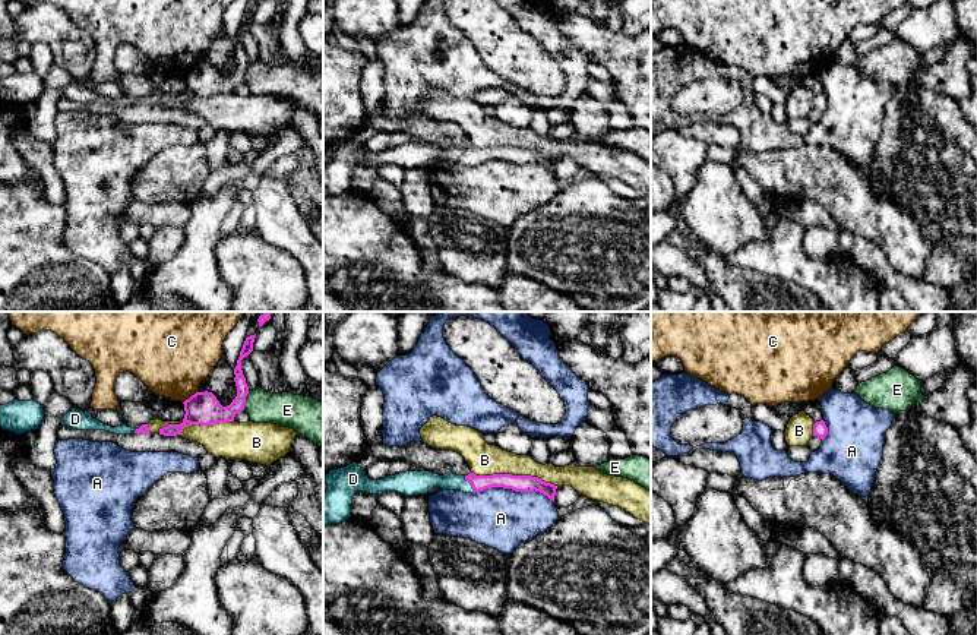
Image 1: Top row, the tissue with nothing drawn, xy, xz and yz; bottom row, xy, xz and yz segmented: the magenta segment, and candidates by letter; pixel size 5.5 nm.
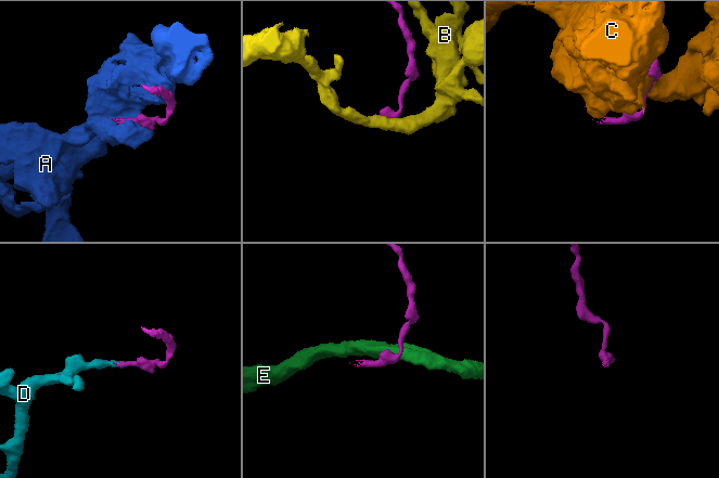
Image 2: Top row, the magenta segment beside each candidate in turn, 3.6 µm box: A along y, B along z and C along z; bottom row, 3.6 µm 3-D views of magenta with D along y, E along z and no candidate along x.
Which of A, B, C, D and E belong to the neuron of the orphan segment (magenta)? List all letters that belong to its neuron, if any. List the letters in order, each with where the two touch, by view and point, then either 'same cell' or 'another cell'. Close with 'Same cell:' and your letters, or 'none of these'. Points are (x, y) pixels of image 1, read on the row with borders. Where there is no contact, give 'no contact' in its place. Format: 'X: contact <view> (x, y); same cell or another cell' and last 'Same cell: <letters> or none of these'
A: contact xz (514, 489); another cell
B: contact xy (195, 423); another cell
C: contact xy (192, 395); another cell
D: contact xz (471, 485); same cell
E: contact xy (244, 400); another cell
Same cell: D

